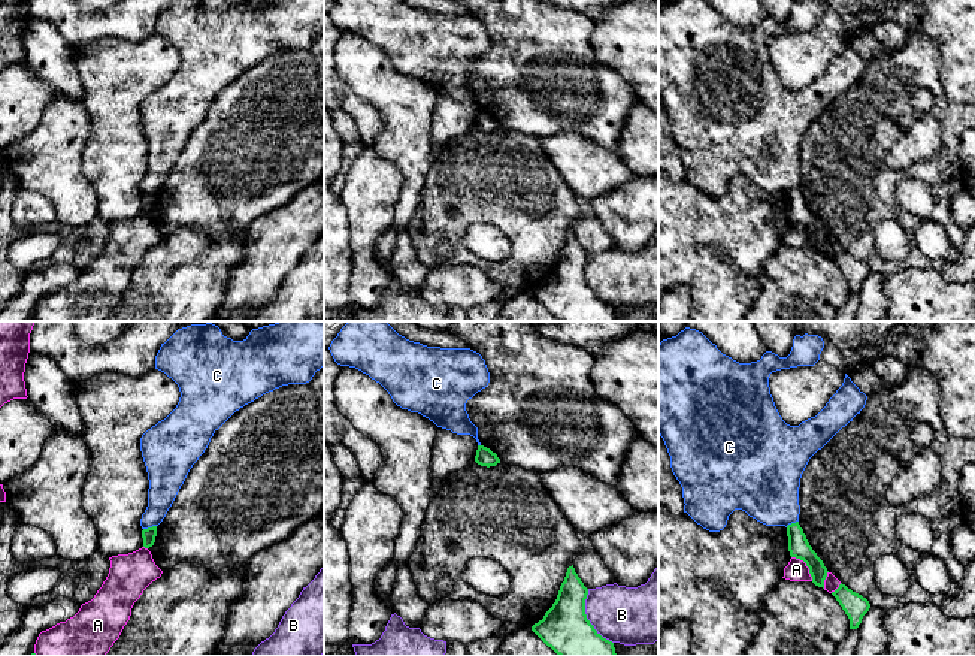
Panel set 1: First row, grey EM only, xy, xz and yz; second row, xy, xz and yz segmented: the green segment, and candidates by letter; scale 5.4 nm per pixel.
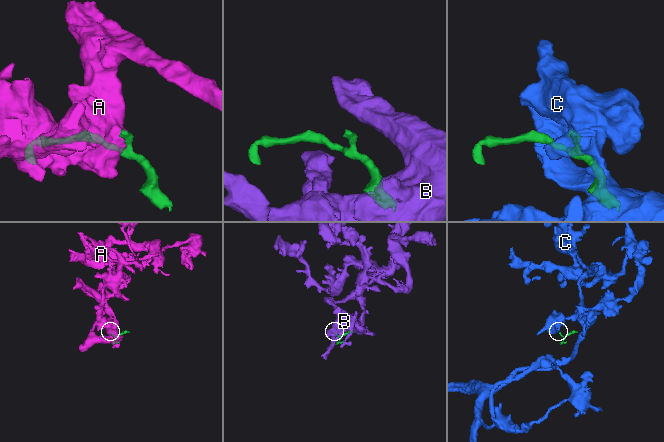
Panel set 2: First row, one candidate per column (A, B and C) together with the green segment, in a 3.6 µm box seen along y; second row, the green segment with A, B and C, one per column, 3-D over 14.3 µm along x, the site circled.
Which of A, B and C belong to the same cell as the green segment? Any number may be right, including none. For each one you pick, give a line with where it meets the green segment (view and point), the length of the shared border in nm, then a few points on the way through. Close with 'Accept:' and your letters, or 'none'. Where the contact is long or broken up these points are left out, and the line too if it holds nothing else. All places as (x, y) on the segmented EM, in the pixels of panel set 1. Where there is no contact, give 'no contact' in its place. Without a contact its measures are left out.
Accept: none

